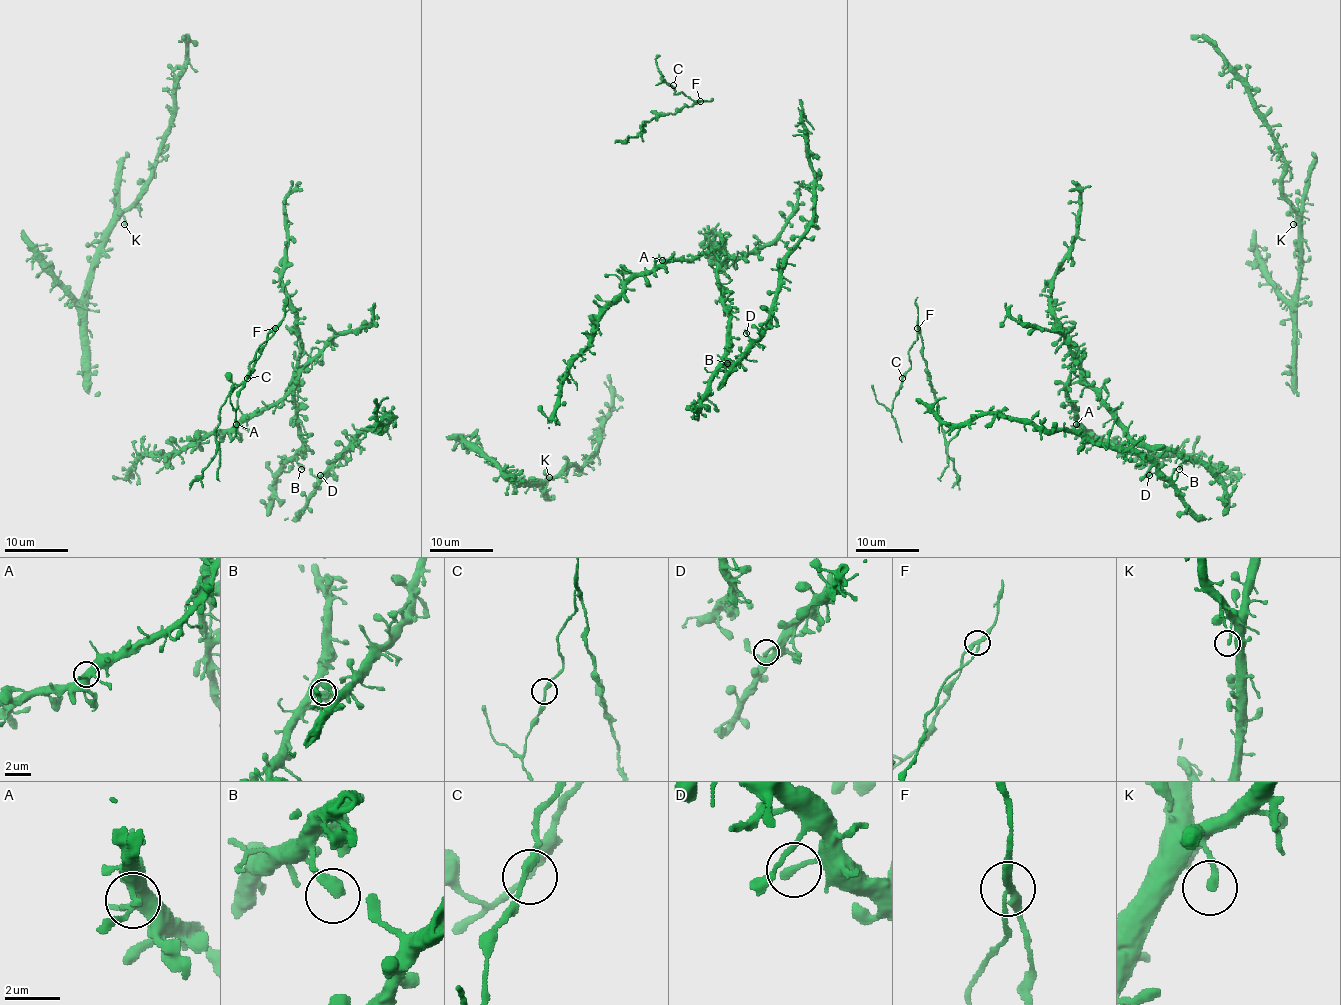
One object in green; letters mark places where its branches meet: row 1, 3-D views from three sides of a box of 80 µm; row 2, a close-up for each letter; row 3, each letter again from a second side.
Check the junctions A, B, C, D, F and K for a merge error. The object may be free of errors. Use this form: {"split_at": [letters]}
{"split_at": ["F"]}

